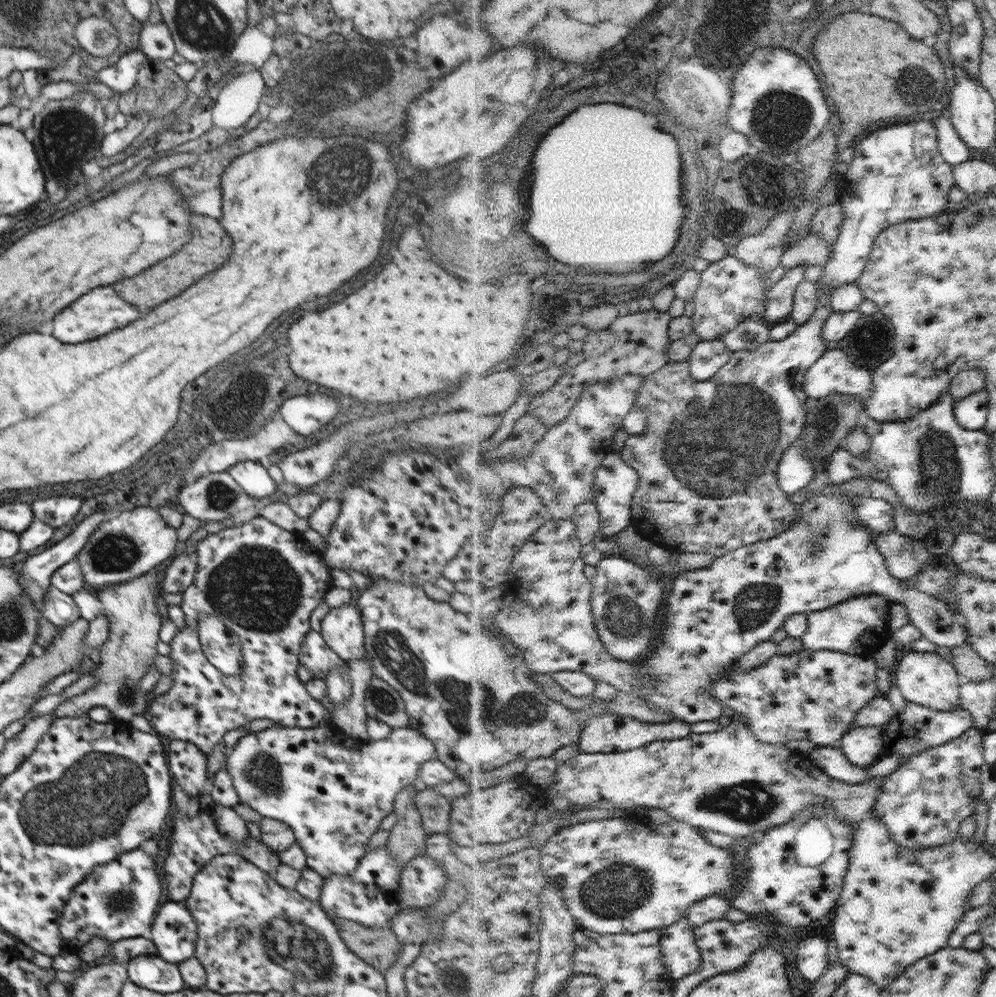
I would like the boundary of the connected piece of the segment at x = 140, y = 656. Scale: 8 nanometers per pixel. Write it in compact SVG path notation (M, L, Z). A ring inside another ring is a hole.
M165 565L154 567L146 574L99 592L98 597L104 605L104 616L109 619L110 629L109 640L98 648L102 662L92 674L97 679L97 686L58 704L52 712L52 719L79 717L97 706L106 707L114 720L130 721L137 714L145 714L151 697L148 693L140 692L137 687L152 667L153 659L158 656L156 646L163 620L157 607L160 591L156 590L161 588L164 570Z

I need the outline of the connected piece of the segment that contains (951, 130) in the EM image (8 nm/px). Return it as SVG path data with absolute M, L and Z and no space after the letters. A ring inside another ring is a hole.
M950 112L942 114L938 122L934 122L937 130L937 146L942 159L953 168L971 158L970 148L961 140L957 129L950 120Z

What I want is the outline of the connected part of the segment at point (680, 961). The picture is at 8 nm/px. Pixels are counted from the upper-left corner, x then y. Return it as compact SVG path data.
M689 914L672 926L662 928L662 954L675 980L688 977L702 967L704 956Z

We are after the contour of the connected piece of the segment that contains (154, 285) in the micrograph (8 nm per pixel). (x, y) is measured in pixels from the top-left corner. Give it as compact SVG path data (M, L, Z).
M194 215L192 218L194 218L192 240L180 252L176 252L174 256L162 260L160 264L144 270L142 274L138 274L134 278L126 278L126 280L112 284L114 290L126 302L132 302L136 306L156 306L164 300L178 296L188 286L198 282L202 276L206 276L208 272L214 272L226 264L226 260L230 258L230 236L222 228L222 224L208 216Z

